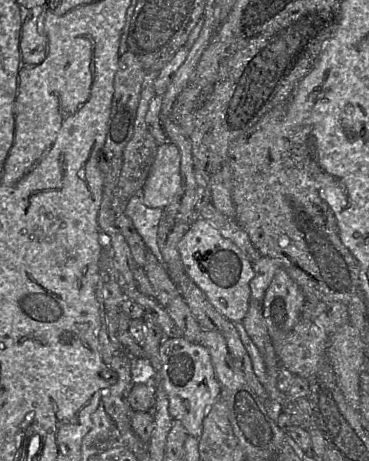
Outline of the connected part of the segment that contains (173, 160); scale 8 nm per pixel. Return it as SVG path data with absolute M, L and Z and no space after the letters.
M167 141L158 146L149 176L142 188L143 203L151 208L167 207L181 187L181 155L178 147Z

